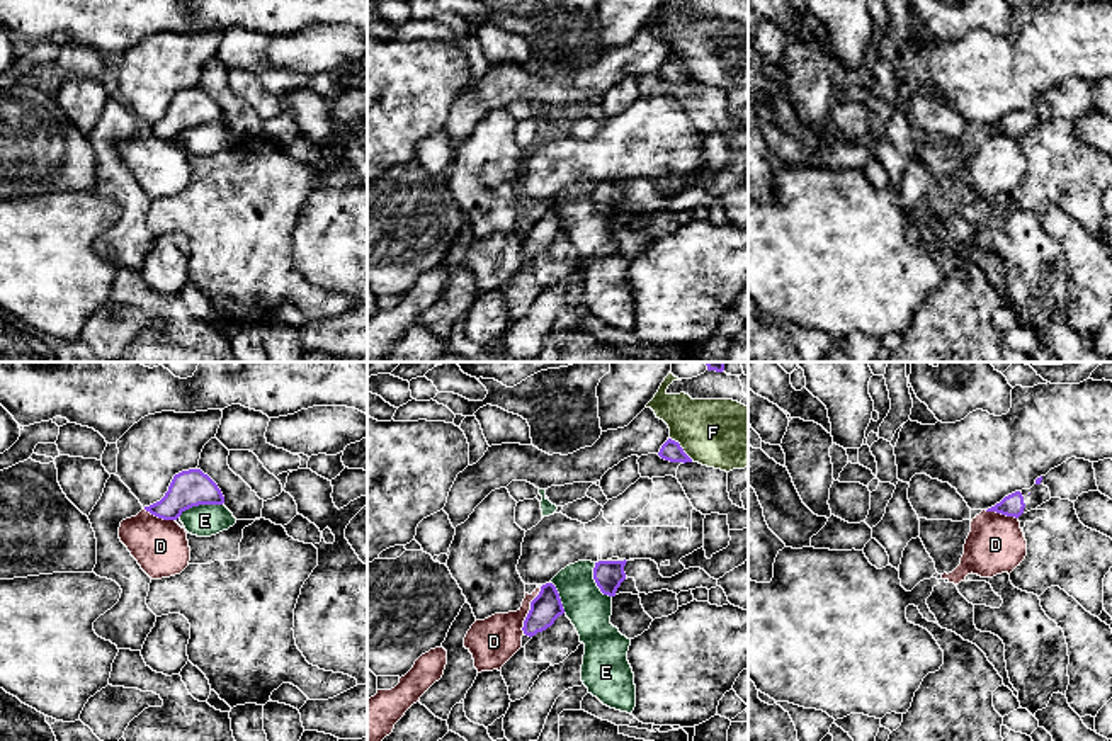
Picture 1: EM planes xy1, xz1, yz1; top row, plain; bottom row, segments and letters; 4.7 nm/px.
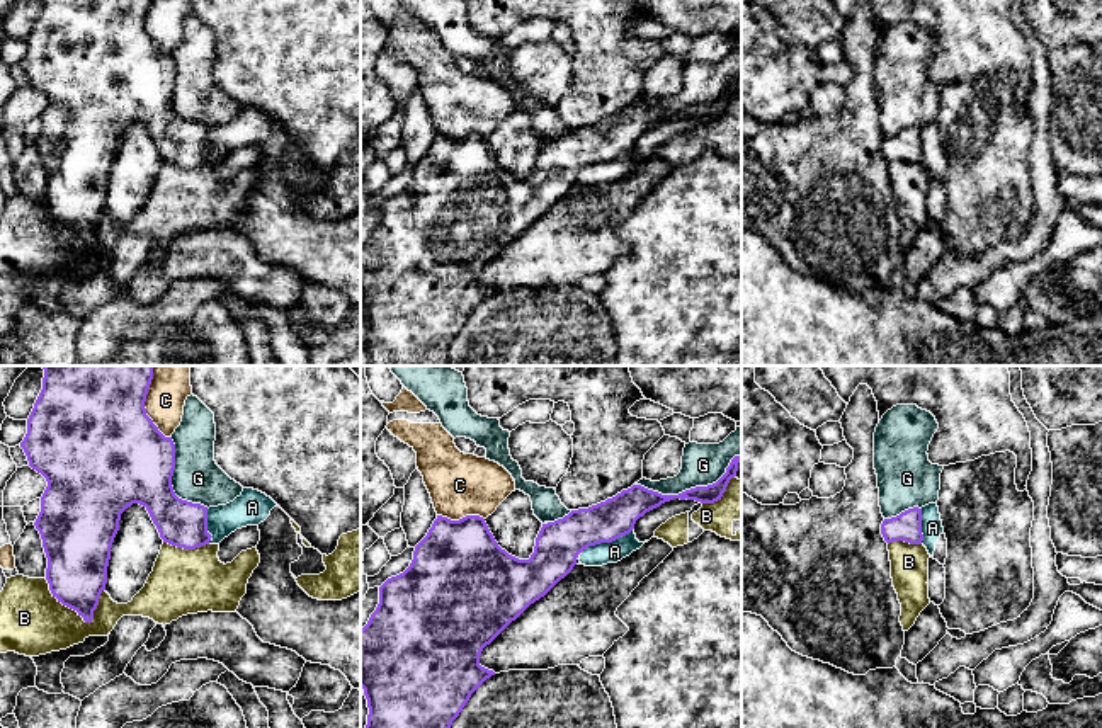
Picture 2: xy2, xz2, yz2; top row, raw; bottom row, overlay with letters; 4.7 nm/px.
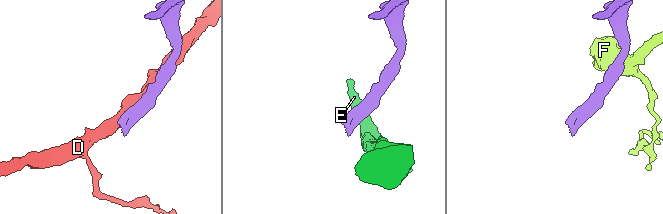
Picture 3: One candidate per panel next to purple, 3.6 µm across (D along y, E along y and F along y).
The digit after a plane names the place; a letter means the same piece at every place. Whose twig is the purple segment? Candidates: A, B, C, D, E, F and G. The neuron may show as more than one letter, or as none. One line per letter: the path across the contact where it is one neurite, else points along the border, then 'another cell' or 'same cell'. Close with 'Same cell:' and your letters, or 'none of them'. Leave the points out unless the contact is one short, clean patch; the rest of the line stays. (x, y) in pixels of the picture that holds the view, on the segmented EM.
A: border along xz2 (631, 529), (611, 541), (589, 545), (580, 551); another cell
B: another cell
C: another cell
D: border along xz1 (541, 587), (531, 602), (522, 633); another cell
E: border along xy1 (221, 503), (192, 505), (177, 517); another cell
F: border along xz1 (669, 437), (692, 459); another cell
G: another cell
Same cell: none of them

